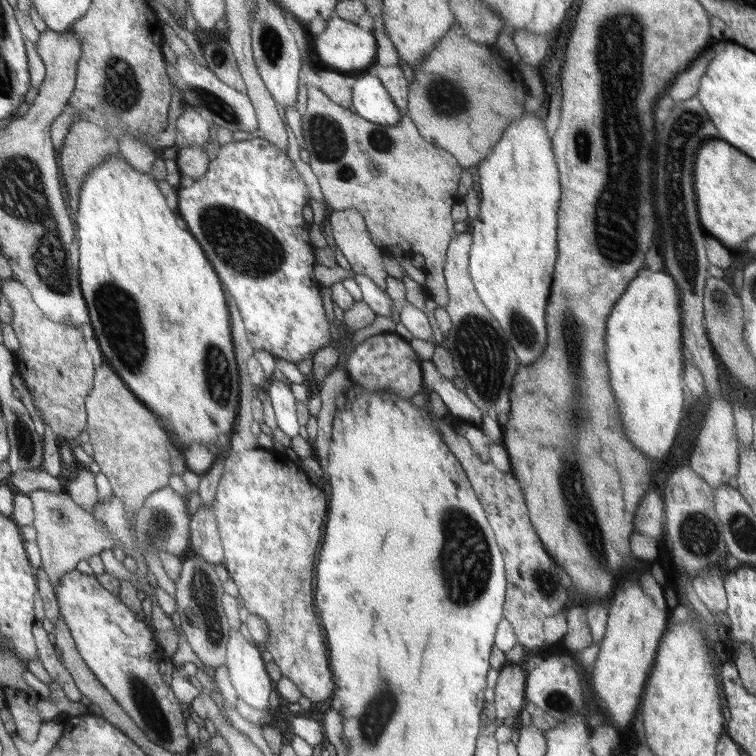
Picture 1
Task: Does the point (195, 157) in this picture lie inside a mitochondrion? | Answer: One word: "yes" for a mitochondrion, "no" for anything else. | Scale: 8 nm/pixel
no

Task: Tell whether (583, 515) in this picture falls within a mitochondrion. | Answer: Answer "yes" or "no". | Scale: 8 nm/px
yes

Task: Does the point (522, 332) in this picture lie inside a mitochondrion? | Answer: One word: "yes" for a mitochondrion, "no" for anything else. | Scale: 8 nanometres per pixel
yes

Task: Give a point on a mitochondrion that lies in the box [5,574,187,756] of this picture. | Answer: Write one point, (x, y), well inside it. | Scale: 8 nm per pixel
(147, 706)

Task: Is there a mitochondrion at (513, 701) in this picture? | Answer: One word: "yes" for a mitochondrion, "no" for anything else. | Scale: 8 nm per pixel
no

